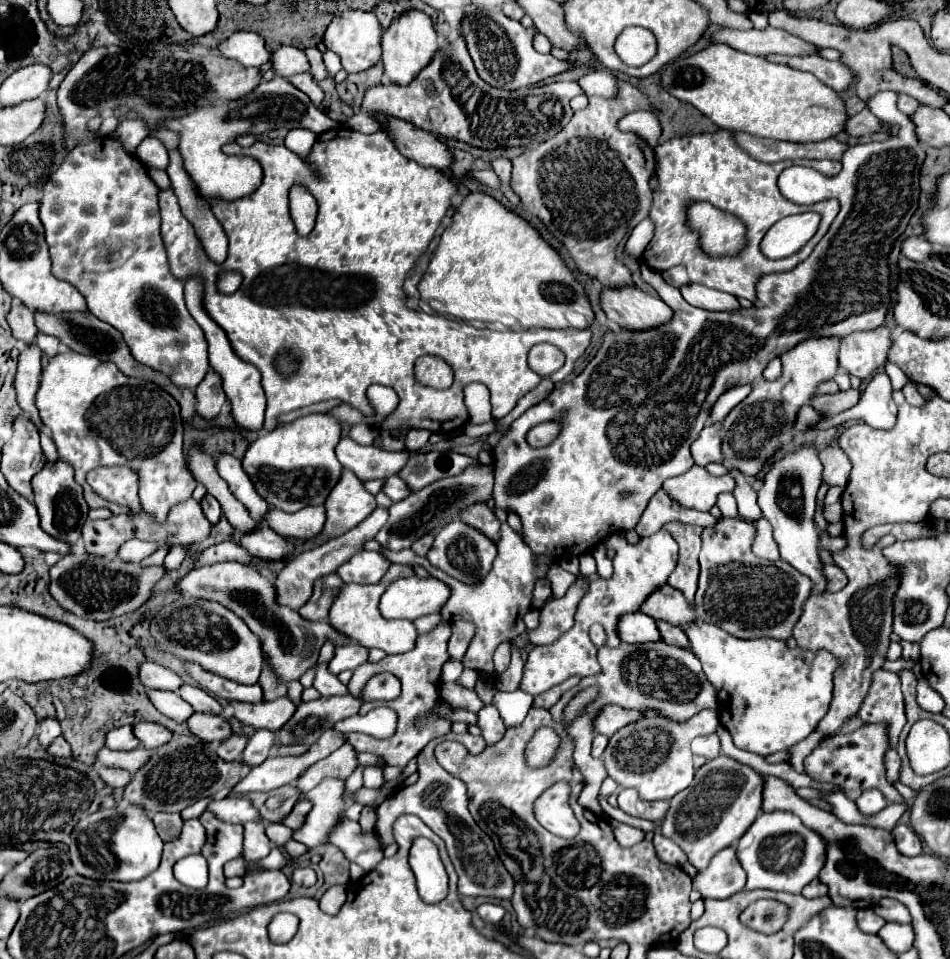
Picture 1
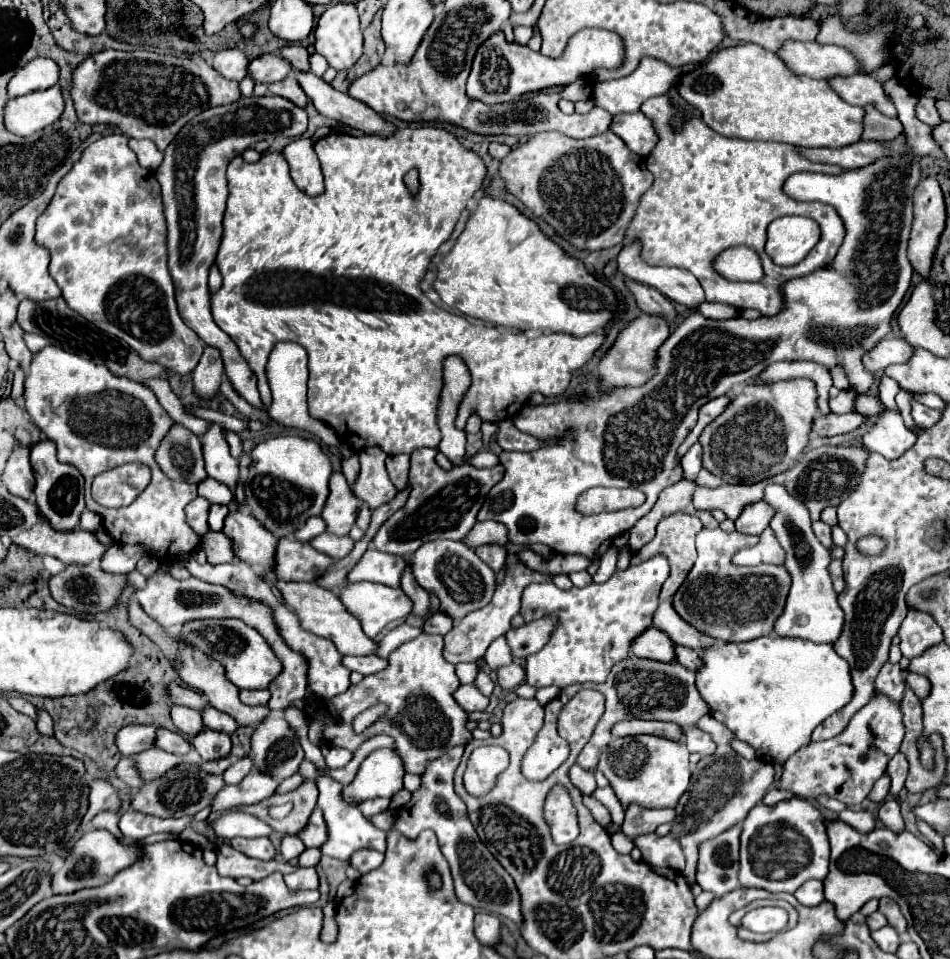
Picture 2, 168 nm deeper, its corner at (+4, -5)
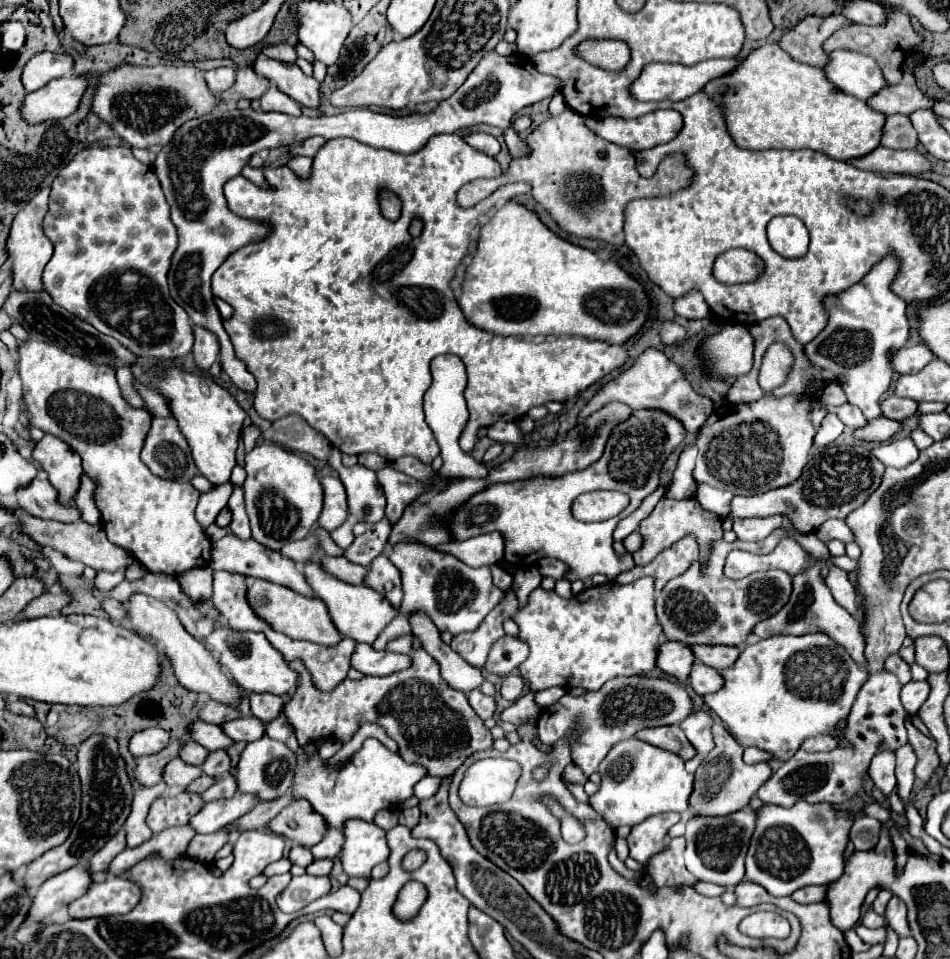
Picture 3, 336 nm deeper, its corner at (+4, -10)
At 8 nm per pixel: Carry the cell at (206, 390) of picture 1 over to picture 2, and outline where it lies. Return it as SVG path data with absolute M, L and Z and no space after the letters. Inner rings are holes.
M204 346L204 354L192 372L196 394L200 394L202 398L212 398L220 388L222 372L224 368L220 350L214 346Z

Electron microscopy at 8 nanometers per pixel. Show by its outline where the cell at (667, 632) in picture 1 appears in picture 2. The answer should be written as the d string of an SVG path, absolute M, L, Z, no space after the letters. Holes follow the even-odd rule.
M676 646L676 660L678 660L682 666L686 666L688 670L692 670L692 672L698 672L698 670L704 666L702 658L698 656L698 652L696 652L696 650L688 650L688 648L684 648L684 646Z

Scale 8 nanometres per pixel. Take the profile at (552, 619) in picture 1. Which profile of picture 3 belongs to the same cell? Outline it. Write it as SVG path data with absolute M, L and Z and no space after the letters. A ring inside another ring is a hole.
M504 635L502 639L498 639L494 643L484 667L502 677L502 675L518 669L518 665L526 657L528 657L528 643L524 643L520 637Z

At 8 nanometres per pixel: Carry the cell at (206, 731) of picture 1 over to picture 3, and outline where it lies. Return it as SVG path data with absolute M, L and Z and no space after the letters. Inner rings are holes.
M224 749L220 751L210 751L208 753L208 759L202 763L202 771L206 775L212 775L212 777L220 777L222 773L226 773L230 769L230 757Z

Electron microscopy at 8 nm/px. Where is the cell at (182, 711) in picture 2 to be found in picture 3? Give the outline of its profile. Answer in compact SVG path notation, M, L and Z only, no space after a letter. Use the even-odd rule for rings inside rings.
M196 721L196 723L188 723L192 727L192 739L196 743L200 743L202 747L206 747L208 751L216 751L216 749L226 749L230 747L234 741L230 737L224 735L224 731L218 725L212 723L204 723L204 721Z

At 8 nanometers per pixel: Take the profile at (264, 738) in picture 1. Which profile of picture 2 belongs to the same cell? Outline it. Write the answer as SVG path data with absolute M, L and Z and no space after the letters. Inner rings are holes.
M240 758L240 760L236 760L236 762L222 774L222 778L224 778L226 784L238 784L238 782L242 782L242 778L244 778L250 770L252 770L252 760L250 760L250 758Z

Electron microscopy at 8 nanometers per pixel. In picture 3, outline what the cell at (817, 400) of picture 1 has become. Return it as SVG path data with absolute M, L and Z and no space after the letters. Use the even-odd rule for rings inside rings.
M888 397L880 403L882 407L882 415L888 417L888 419L894 419L894 421L902 421L904 417L910 417L916 413L916 407L918 403L912 401L912 399L902 399L902 397Z

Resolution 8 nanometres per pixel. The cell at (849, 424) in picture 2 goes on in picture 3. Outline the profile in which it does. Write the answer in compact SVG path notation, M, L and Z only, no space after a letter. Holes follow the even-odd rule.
M880 417L880 419L872 419L868 421L864 427L860 427L860 431L852 431L852 437L860 439L860 441L874 441L874 443L882 443L888 441L902 425L898 421Z

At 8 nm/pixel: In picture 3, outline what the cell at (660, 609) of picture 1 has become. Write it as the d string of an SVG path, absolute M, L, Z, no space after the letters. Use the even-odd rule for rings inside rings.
M696 645L690 649L698 661L718 671L730 667L740 655L740 647L728 647L728 645Z

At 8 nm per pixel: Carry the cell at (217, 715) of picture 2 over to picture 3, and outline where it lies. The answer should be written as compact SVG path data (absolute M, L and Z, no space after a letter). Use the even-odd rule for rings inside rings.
M240 715L240 719L232 719L228 723L222 723L220 727L226 731L226 735L232 741L250 743L250 741L256 741L256 739L260 739L264 735L264 725L256 717L242 717Z

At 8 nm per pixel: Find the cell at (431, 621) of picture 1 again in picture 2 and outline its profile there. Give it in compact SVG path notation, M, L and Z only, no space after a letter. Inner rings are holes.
M434 614L430 618L430 622L424 626L424 632L426 634L440 634L440 636L446 636L454 626L454 620L448 618L448 616L442 616L442 614Z

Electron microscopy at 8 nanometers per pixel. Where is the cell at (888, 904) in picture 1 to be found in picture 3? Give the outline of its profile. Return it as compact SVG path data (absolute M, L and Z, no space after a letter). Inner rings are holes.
M892 897L886 905L886 921L892 927L892 931L898 937L906 937L908 935L908 921L906 921L906 905L898 899Z

